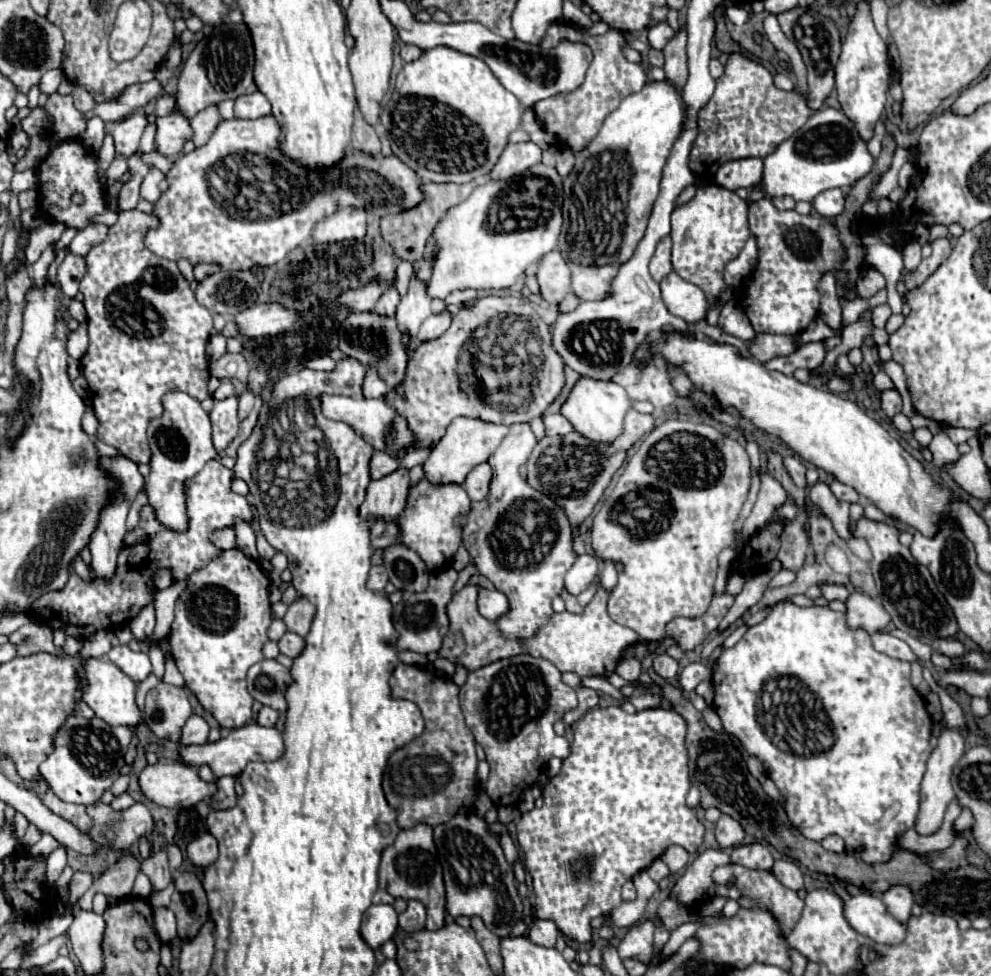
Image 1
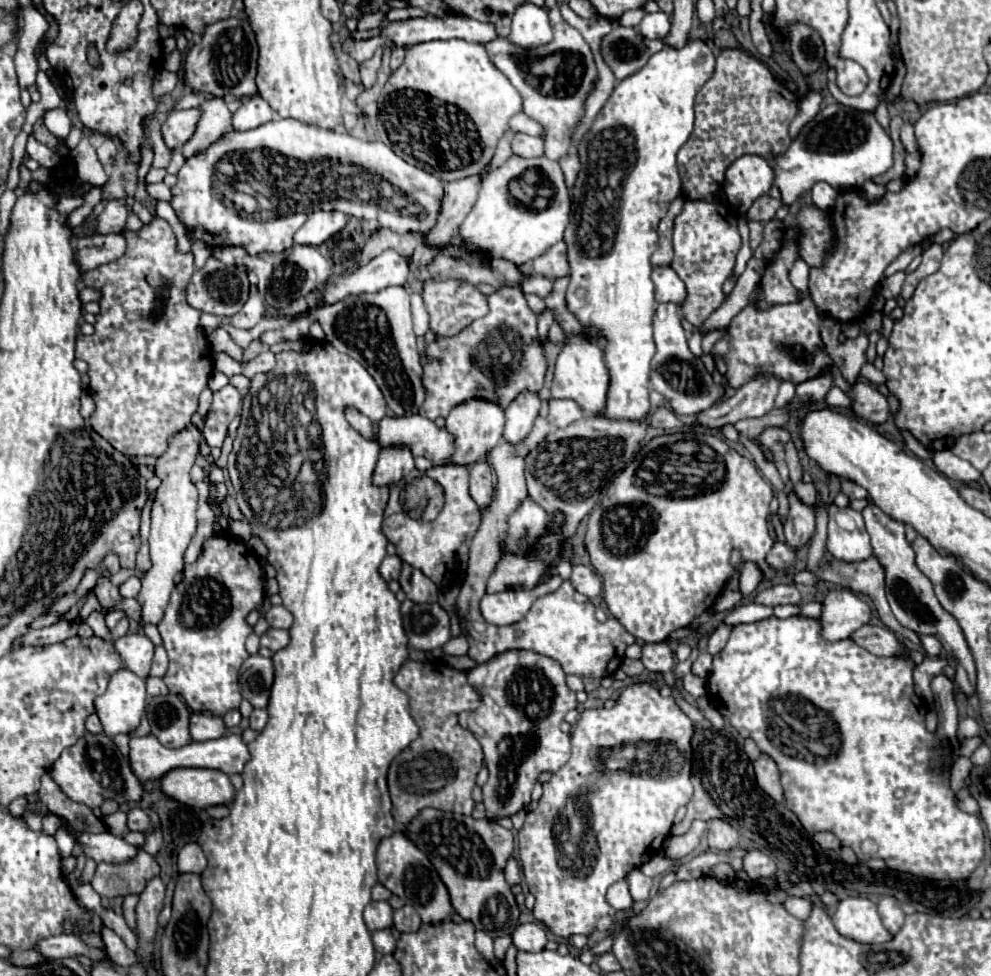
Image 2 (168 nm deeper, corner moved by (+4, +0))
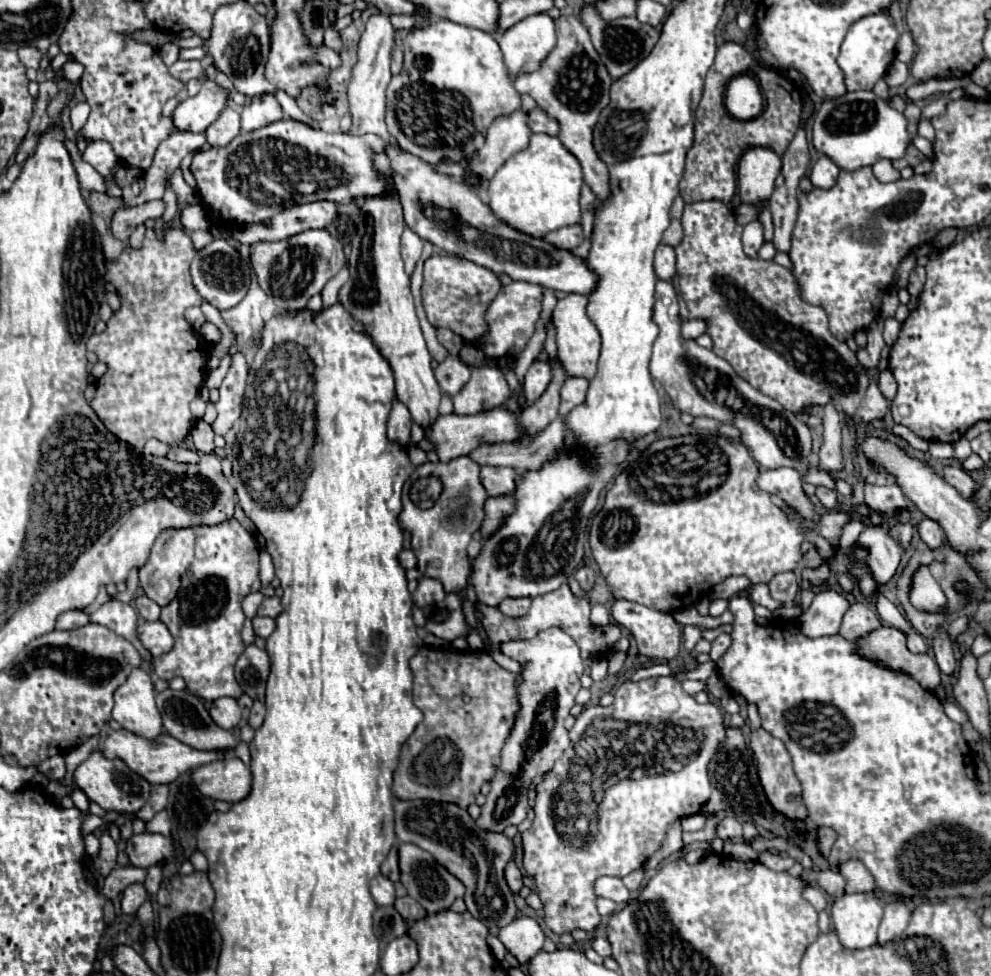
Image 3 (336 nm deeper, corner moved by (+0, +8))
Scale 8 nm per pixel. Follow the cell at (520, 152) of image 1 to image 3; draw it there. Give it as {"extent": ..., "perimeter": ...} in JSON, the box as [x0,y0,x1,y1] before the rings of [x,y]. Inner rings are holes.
{"extent":[528,107,560,135],"perimeter":[[[534,107],[528,113],[528,125],[530,125],[532,133],[558,135],[558,131],[560,131],[560,125],[556,123],[556,119],[552,119],[550,115],[544,115],[544,111],[540,111],[540,107]]]}

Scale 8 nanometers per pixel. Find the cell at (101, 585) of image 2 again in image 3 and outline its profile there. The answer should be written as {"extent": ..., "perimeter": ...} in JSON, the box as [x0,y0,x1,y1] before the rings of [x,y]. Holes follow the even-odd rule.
{"extent":[90,599,140,645],"perimeter":[[[116,599],[104,603],[96,613],[90,615],[92,623],[104,625],[110,631],[126,637],[128,641],[132,641],[134,645],[140,643],[138,641],[138,633],[136,633],[136,621],[138,621],[138,613],[130,603],[120,603]]]}

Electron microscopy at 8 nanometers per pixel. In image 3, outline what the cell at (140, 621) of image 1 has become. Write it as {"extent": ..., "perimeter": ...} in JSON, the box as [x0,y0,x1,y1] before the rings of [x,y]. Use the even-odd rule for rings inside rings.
{"extent":[140,529,194,605],"perimeter":[[[166,529],[154,543],[150,561],[140,569],[140,585],[146,591],[146,595],[156,601],[158,605],[168,605],[178,589],[180,589],[180,577],[184,571],[188,571],[192,559],[194,559],[194,529]]]}

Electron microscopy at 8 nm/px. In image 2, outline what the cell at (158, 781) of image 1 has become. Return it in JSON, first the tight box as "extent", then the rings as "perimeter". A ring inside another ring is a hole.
{"extent":[160,769,234,809],"perimeter":[[[172,769],[160,777],[160,789],[166,797],[196,809],[206,809],[210,805],[222,805],[222,803],[228,805],[234,797],[234,787],[228,775],[214,769]]]}

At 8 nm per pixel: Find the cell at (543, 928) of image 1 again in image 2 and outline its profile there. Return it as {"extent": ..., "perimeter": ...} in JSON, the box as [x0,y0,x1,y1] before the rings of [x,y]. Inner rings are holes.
{"extent":[512,923,546,951],"perimeter":[[[522,923],[512,933],[512,943],[518,951],[542,951],[546,947],[546,931],[540,923]]]}

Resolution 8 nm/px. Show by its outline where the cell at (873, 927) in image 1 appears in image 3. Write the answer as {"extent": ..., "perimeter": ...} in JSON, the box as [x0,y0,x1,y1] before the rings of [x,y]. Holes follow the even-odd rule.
{"extent":[830,893,882,949],"perimeter":[[[852,893],[836,899],[830,915],[840,943],[848,949],[872,947],[882,911],[882,901],[868,893]]]}

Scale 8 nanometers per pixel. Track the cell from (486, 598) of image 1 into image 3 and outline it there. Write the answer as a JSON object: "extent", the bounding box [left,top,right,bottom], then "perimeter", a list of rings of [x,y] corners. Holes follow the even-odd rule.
{"extent":[498,599,530,617],"perimeter":[[[504,599],[498,609],[506,615],[506,617],[524,617],[530,609],[530,601],[528,599]]]}

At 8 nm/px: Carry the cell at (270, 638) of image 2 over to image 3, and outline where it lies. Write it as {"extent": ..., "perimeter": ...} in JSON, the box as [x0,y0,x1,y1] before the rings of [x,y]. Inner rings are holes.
{"extent":[252,617,276,639],"perimeter":[[[254,617],[252,625],[254,625],[254,633],[264,639],[270,637],[270,633],[276,629],[276,623],[272,617]]]}

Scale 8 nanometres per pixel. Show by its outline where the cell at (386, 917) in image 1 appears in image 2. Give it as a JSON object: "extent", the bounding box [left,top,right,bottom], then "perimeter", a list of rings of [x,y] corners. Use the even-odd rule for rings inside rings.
{"extent":[364,901,392,931],"perimeter":[[[372,901],[364,909],[364,921],[370,931],[392,927],[392,907],[386,901]]]}

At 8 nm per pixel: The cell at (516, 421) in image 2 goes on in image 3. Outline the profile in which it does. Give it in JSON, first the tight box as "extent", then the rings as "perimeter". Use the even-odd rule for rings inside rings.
{"extent":[524,361,552,407],"perimeter":[[[534,361],[526,373],[524,379],[524,393],[526,393],[526,407],[532,405],[548,387],[552,379],[552,369],[550,369],[550,361]]]}

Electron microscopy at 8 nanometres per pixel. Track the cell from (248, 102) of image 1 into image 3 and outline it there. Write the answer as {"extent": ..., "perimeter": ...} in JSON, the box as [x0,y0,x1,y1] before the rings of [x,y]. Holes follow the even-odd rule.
{"extent":[242,93,282,131],"perimeter":[[[272,93],[252,97],[242,107],[242,131],[256,131],[280,119],[282,119],[282,109]]]}

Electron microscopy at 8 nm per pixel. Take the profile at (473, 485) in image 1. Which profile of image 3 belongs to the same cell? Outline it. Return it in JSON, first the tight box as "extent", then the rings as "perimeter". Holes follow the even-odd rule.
{"extent":[480,467,518,497],"perimeter":[[[482,467],[480,469],[480,481],[490,497],[510,495],[516,487],[514,485],[516,475],[518,473],[512,467]]]}

